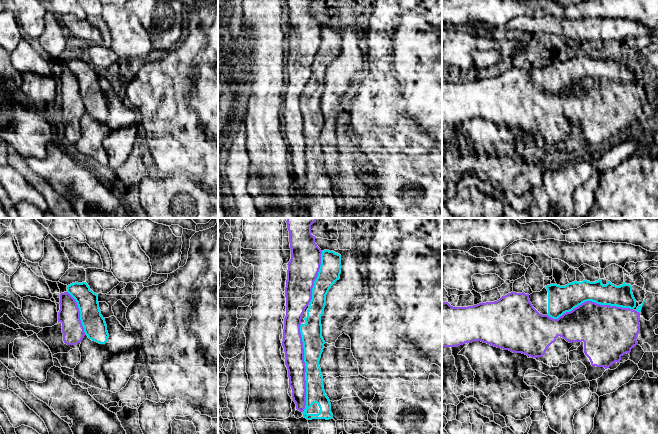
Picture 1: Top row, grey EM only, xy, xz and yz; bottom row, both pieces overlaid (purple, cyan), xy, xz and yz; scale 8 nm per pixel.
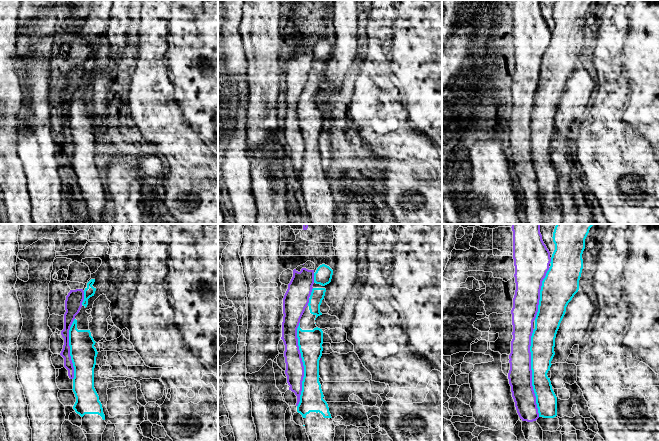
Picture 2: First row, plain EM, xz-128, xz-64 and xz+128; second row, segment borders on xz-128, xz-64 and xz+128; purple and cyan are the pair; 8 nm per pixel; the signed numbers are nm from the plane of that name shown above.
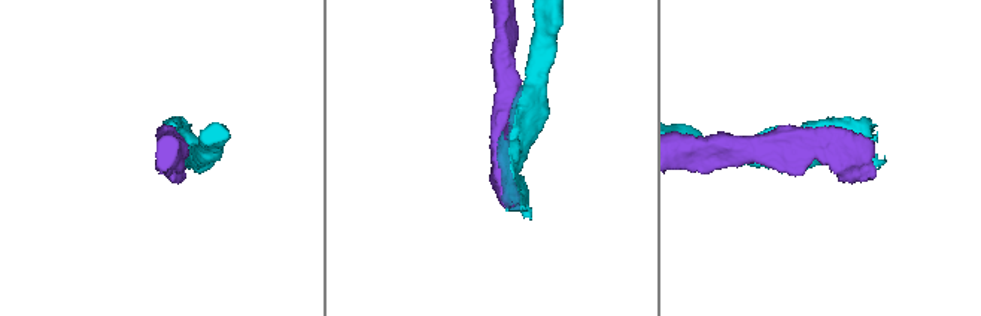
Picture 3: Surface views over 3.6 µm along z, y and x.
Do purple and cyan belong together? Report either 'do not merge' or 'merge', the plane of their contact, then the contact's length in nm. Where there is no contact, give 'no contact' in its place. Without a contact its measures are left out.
do not merge; meets purple in yz; contact 750 nm long

